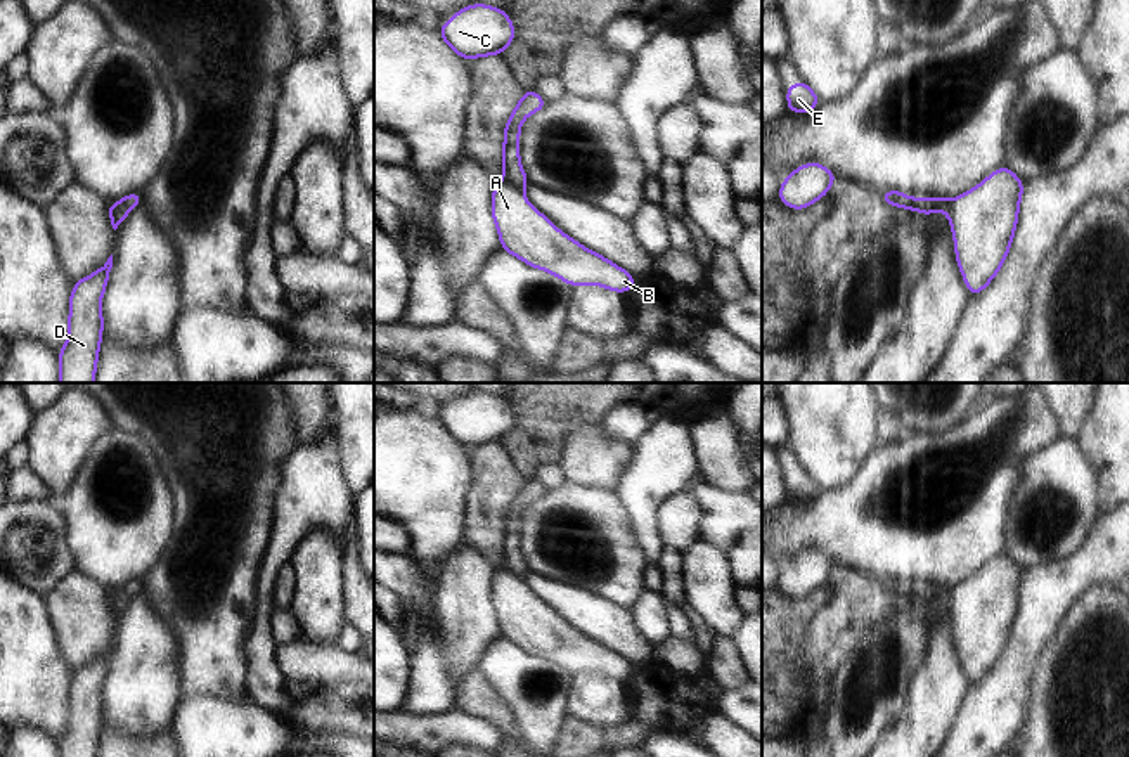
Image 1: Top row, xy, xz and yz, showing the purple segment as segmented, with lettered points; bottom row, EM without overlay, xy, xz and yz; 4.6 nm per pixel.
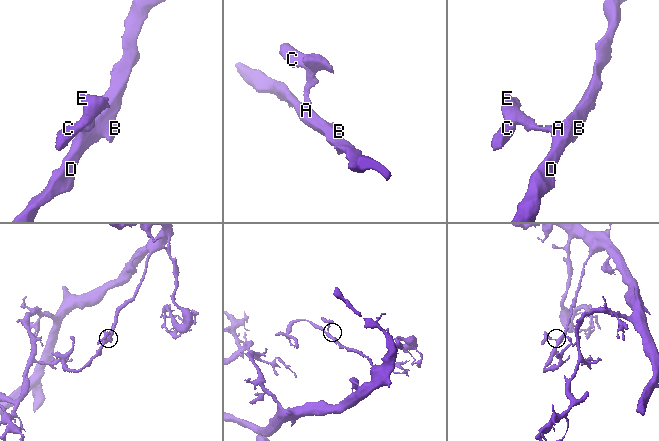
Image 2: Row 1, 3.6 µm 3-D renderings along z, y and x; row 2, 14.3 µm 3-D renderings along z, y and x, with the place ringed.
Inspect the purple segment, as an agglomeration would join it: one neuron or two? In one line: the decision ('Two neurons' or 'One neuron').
Two neurons.

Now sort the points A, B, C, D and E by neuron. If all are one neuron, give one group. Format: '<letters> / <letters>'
A B D / C E

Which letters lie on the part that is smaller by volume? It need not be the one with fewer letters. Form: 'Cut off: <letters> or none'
Cut off: C, E

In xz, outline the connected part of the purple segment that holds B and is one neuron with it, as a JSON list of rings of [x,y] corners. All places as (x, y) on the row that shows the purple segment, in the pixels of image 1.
[[[507,182],[495,184],[492,191],[492,218],[504,251],[558,275],[571,288],[596,284],[627,293],[635,282],[635,277],[618,265],[563,234],[523,197],[523,191]]]

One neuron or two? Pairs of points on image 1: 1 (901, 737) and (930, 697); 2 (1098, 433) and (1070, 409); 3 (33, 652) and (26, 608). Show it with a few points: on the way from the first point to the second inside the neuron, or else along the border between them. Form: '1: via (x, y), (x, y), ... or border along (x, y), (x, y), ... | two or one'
1: via (911, 726), (930, 707) | one
2: border along (1093, 401), (1076, 439) | two
3: via (26, 641), (26, 619) | one

